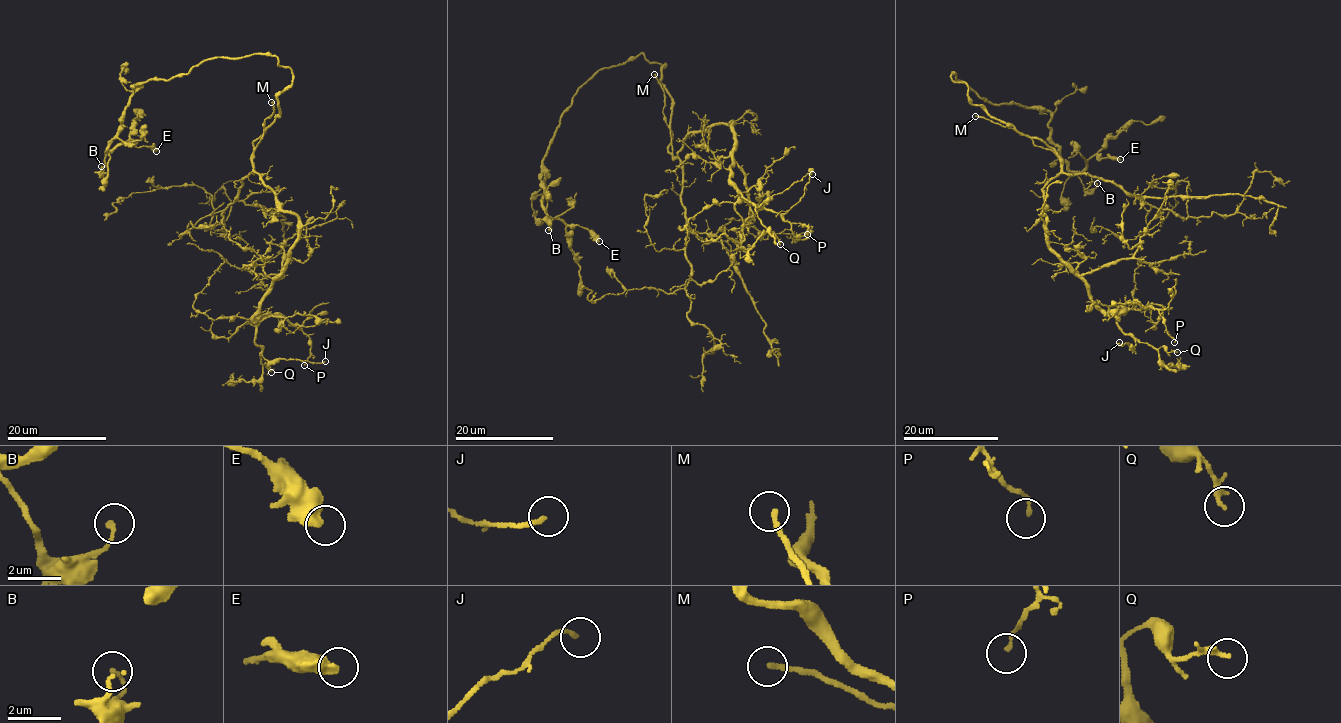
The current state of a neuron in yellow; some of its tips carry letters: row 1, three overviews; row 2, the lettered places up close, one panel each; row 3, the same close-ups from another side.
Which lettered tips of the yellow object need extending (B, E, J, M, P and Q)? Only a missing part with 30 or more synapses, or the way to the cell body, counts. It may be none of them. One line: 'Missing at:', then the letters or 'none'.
Missing at: M

